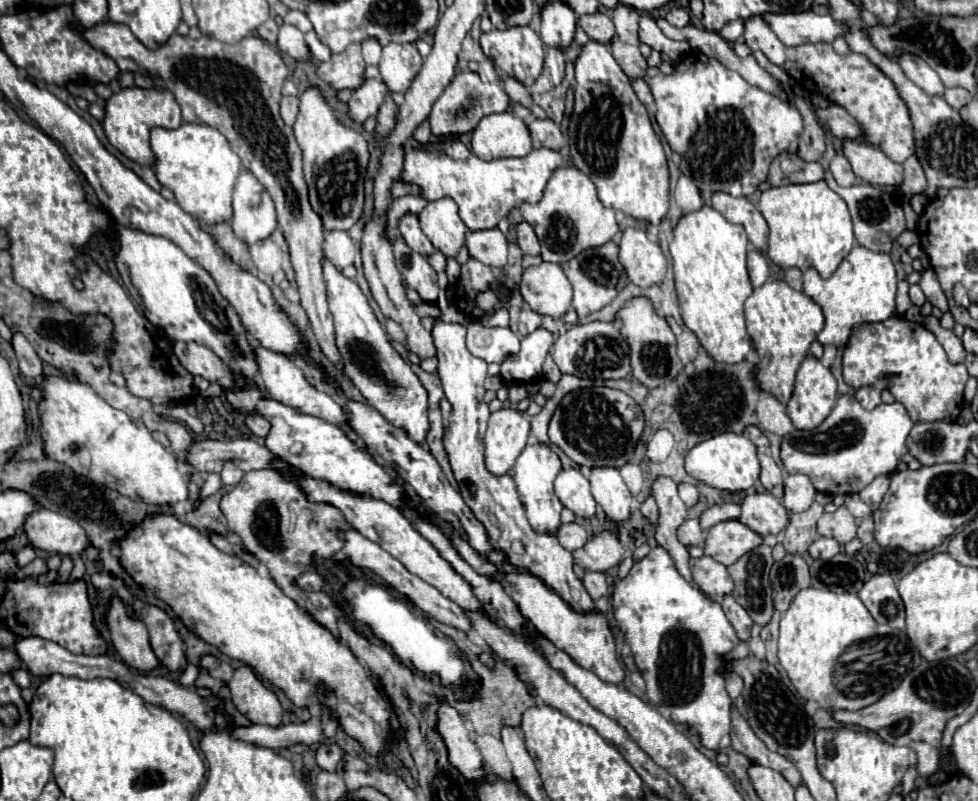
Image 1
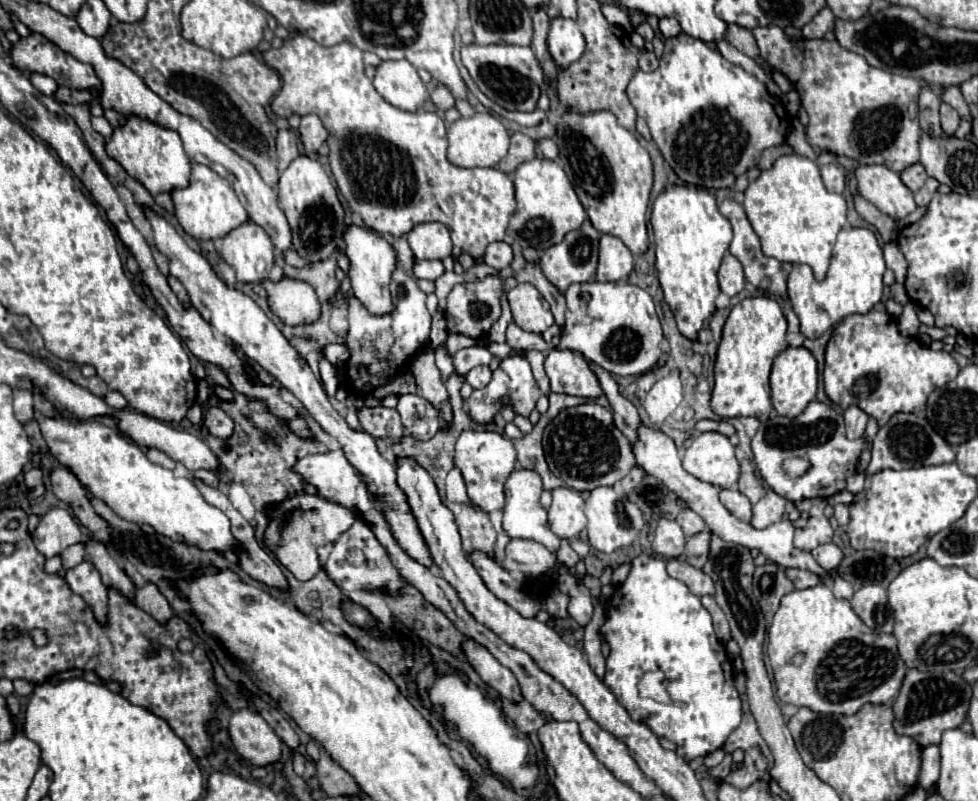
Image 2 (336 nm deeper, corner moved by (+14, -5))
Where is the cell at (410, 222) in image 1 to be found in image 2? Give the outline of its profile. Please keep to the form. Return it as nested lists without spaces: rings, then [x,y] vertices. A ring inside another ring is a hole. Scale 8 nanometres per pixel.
[[[416,260],[414,264],[414,276],[416,278],[426,278],[426,280],[436,280],[444,274],[444,266],[440,260]]]

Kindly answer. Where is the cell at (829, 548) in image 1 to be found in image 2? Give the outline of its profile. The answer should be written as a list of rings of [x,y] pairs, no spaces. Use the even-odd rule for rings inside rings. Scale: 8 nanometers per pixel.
[[[820,544],[818,548],[814,548],[812,550],[812,556],[814,556],[814,560],[822,566],[822,568],[826,568],[826,570],[834,570],[834,568],[838,568],[840,566],[840,562],[842,562],[842,558],[844,558],[844,554],[842,554],[842,550],[836,546],[836,544]]]

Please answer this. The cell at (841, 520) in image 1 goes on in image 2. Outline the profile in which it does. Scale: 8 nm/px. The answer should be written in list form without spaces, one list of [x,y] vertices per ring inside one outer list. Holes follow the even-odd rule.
[[[816,500],[814,506],[810,506],[810,518],[806,522],[804,528],[798,528],[796,534],[794,534],[794,546],[800,548],[800,550],[814,550],[816,546],[820,544],[826,544],[826,542],[832,542],[832,526],[828,522],[828,518],[822,514],[824,510],[824,504],[822,500]]]

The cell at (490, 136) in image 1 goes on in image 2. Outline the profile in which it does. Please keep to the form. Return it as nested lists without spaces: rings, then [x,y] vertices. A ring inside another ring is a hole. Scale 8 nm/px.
[[[488,112],[474,114],[470,118],[460,118],[448,128],[448,160],[450,164],[460,168],[476,168],[476,166],[490,168],[506,156],[508,144],[510,144],[508,130],[498,118],[494,118]]]

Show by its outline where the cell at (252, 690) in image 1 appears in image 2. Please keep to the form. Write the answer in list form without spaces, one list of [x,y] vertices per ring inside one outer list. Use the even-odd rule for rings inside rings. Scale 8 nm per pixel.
[[[238,710],[230,718],[230,738],[236,752],[254,767],[274,764],[282,756],[282,740],[256,710]]]

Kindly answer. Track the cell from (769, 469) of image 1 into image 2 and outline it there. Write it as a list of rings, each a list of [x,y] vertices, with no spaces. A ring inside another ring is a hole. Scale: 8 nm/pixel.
[[[742,460],[742,462],[740,462],[740,468],[742,468],[742,472],[740,472],[740,480],[738,480],[738,490],[740,490],[752,504],[756,504],[756,502],[762,498],[762,494],[764,494],[764,486],[762,486],[762,482],[756,478],[756,470],[754,470],[754,466],[752,466],[750,460]]]

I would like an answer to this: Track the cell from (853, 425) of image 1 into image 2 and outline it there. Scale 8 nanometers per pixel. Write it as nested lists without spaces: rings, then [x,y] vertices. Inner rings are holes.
[[[812,400],[802,414],[796,418],[774,416],[760,424],[756,436],[752,438],[752,452],[756,468],[762,480],[786,500],[800,502],[804,498],[828,498],[846,488],[846,476],[856,472],[856,462],[862,450],[870,448],[870,444],[860,440],[848,440],[844,434],[844,420],[842,414],[834,408]],[[788,456],[802,456],[810,460],[812,468],[800,478],[788,478],[782,472],[782,460]]]

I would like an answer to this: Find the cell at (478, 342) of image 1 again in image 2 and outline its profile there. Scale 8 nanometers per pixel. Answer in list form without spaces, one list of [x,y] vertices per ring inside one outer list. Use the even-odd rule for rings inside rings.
[[[476,366],[476,368],[472,368],[464,378],[466,378],[466,382],[468,382],[474,390],[480,390],[480,388],[484,388],[484,386],[490,382],[492,370],[490,370],[488,366]]]

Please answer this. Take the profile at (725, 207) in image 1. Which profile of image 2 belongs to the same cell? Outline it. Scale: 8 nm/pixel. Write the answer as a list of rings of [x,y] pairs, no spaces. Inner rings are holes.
[[[724,200],[720,204],[720,212],[730,220],[732,228],[734,228],[734,240],[730,242],[730,254],[738,258],[738,262],[742,264],[744,268],[744,276],[746,276],[746,282],[750,282],[752,286],[768,292],[768,294],[774,294],[774,296],[780,296],[782,300],[788,300],[788,294],[786,294],[786,278],[792,270],[792,266],[788,262],[780,262],[776,258],[766,258],[762,254],[762,248],[760,248],[760,238],[756,236],[756,232],[752,230],[748,218],[746,218],[746,212],[744,208],[734,202],[734,200]]]

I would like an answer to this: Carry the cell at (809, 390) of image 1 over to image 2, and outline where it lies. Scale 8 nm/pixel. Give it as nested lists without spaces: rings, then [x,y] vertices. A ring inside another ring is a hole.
[[[788,346],[784,352],[780,352],[774,358],[772,372],[770,372],[770,388],[772,388],[774,410],[780,416],[788,416],[788,418],[798,416],[808,406],[808,402],[816,398],[816,386],[818,386],[816,360],[804,346],[798,346],[798,348]]]

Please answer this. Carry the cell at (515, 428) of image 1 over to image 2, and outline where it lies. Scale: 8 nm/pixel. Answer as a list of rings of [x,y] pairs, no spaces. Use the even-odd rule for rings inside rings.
[[[462,432],[456,442],[454,466],[462,472],[468,488],[468,498],[472,504],[484,512],[494,512],[504,508],[504,482],[516,466],[516,450],[510,438],[498,432]]]

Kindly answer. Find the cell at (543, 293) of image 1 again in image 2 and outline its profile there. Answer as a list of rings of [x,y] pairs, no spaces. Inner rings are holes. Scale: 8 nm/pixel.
[[[524,282],[518,284],[514,290],[508,292],[508,302],[512,308],[512,318],[520,328],[526,328],[526,332],[544,332],[554,324],[550,306],[540,296],[540,292]]]

